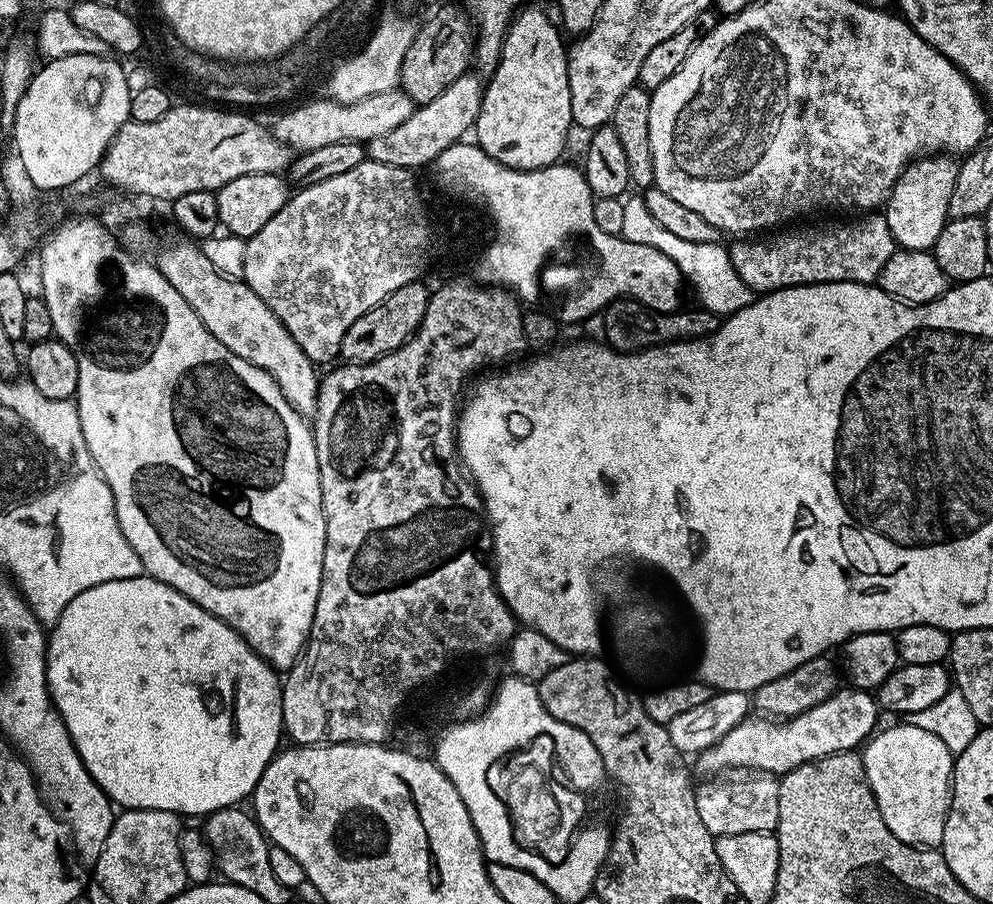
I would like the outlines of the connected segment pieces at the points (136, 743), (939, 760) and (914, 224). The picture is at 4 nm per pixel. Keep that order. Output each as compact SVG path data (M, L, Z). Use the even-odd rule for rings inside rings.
M141 574L134 578L102 582L98 586L90 586L90 590L82 590L82 594L78 594L78 598L74 598L74 602L70 602L56 623L51 625L46 643L46 682L52 704L58 710L86 770L113 805L121 809L149 808L175 812L184 818L204 818L210 812L239 805L251 797L266 766L281 747L280 736L282 740L285 731L282 722L282 680L277 669L270 667L230 625L202 610L202 606L190 602L186 594L166 586L166 582Z
M901 722L893 728L877 731L863 745L864 779L867 780L874 798L878 802L878 810L890 826L890 834L902 842L921 848L936 848L944 842L944 823L948 817L948 805L952 791L953 753L942 742L942 738L934 738L930 730L918 730L918 726Z
M925 154L913 160L898 178L898 182L892 188L892 193L888 195L888 203L883 205L882 215L890 226L890 234L894 234L897 245L905 253L929 251L936 245L938 234L942 234L945 224L948 223L950 194L954 194L954 182L960 173L957 161L952 160L955 159L948 154Z

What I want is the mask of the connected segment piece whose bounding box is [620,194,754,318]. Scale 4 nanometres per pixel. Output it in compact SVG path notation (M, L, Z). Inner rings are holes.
M632 194L623 201L623 225L620 235L630 242L642 242L642 246L654 246L654 250L662 250L670 262L674 262L684 274L689 289L696 291L700 304L708 312L717 312L720 318L727 318L750 306L754 299L752 288L740 277L740 272L735 268L733 257L723 243L711 244L710 242L686 242L669 234L663 226L658 226L646 210L643 195Z

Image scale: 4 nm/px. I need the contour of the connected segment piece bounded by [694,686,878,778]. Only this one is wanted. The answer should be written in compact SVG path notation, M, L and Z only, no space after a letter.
M851 686L841 687L826 702L791 718L769 718L763 714L750 714L726 738L719 740L694 760L694 768L708 774L724 774L727 768L771 772L779 778L811 760L835 752L859 749L877 731L878 705L871 691Z

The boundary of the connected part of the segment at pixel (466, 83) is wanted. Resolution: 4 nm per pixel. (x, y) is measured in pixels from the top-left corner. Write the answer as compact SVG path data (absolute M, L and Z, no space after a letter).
M472 72L464 73L463 75L461 75L457 79L455 79L454 82L452 82L451 85L448 86L446 88L446 90L444 90L442 92L442 94L440 94L438 97L434 98L433 102L419 105L416 109L413 109L410 118L408 118L406 120L406 122L402 123L402 125L396 126L394 128L394 130L390 130L390 133L388 133L388 134L384 134L379 138L374 138L374 139L370 140L366 146L366 152L367 152L367 155L369 156L369 159L374 160L376 162L383 162L386 165L390 165L390 166L398 166L399 168L410 168L413 170L418 170L419 169L418 167L420 167L420 166L424 166L426 164L431 165L436 160L438 154L440 154L444 150L448 149L449 146L451 146L452 144L459 143L465 137L463 135L467 131L469 133L473 129L473 126L475 125L475 122L477 120L477 116L481 110L481 98L484 97L483 81L479 80L479 78L481 79L481 77L479 75L476 75L477 76L476 77L473 74L475 74L475 73L472 73Z

